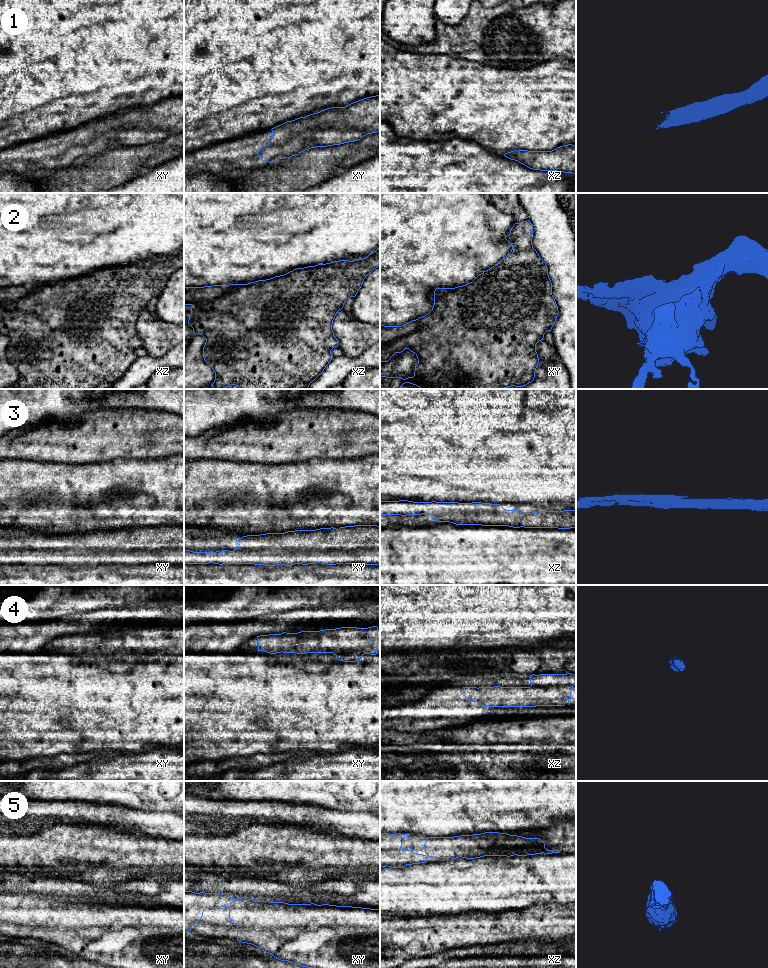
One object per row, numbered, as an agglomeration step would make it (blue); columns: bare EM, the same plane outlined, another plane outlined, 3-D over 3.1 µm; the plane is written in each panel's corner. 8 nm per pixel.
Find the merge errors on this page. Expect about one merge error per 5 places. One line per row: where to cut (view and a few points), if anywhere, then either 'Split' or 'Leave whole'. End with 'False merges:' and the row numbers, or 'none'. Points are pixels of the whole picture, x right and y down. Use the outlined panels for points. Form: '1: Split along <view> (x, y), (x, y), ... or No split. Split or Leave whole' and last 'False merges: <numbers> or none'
1: No split. Leave whole
2: No split. Leave whole
3: No split. Leave whole
4: No split. Leave whole
5: No split. Leave whole
False merges: none

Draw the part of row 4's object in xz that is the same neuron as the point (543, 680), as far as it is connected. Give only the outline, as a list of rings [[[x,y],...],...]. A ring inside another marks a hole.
[[[532,674],[530,687],[463,687],[466,700],[477,702],[484,707],[536,707],[564,706],[564,700],[571,702],[571,691],[576,685],[576,674]]]

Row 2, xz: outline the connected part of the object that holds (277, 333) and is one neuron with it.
[[[380,248],[362,259],[354,261],[339,260],[326,264],[318,264],[304,268],[297,268],[284,275],[275,276],[266,280],[258,280],[248,284],[213,285],[204,287],[184,287],[184,305],[192,305],[188,324],[195,334],[202,335],[205,339],[203,358],[215,372],[215,380],[211,385],[214,389],[225,389],[236,385],[240,389],[307,389],[309,385],[322,374],[332,360],[331,350],[338,346],[338,340],[332,330],[333,320],[345,301],[355,297],[366,276],[380,266]]]

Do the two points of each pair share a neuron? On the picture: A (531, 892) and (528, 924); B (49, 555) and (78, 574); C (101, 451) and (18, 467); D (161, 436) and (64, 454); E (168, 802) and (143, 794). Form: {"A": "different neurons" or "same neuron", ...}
{"A": "different neurons", "B": "different neurons", "C": "different neurons", "D": "same neuron", "E": "same neuron"}

